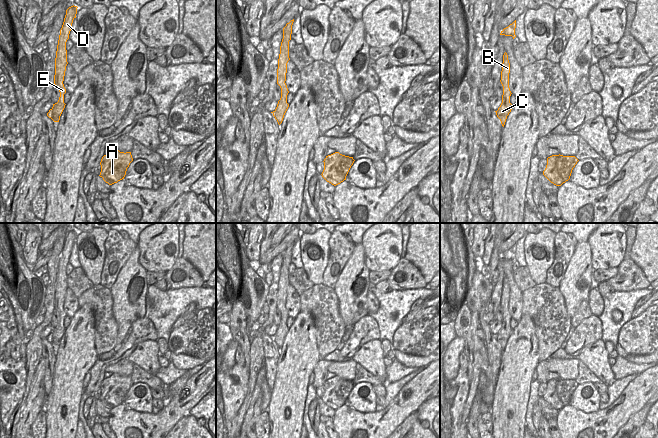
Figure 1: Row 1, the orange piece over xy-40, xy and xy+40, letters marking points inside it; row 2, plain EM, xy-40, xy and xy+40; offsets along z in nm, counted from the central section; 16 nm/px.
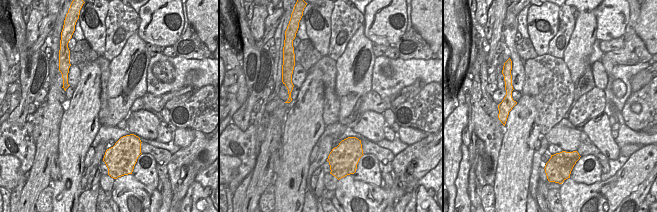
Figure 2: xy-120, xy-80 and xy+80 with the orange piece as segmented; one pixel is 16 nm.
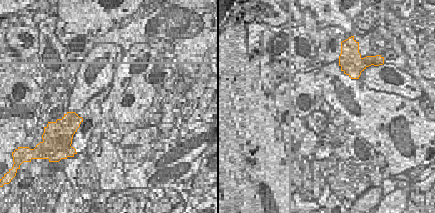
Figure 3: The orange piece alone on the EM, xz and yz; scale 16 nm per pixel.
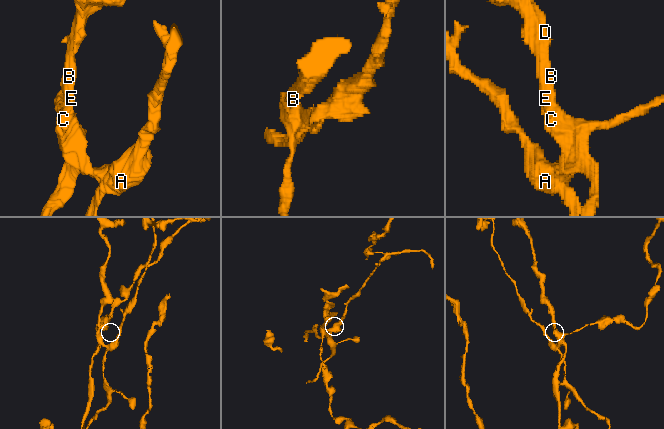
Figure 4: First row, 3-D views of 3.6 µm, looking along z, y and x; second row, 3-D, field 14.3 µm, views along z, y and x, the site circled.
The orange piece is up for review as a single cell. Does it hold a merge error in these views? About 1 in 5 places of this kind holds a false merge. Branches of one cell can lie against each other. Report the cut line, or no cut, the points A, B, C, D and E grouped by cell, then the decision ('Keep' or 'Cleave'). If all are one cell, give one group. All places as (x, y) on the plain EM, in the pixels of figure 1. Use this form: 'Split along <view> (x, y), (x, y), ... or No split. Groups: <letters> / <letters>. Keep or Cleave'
Split along xy+40 (559, 379), (557, 394), (564, 406). Groups: A / B C D E. Cleave.

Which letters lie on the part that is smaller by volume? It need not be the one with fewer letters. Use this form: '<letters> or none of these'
A.

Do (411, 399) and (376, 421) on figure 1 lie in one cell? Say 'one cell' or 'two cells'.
one cell

